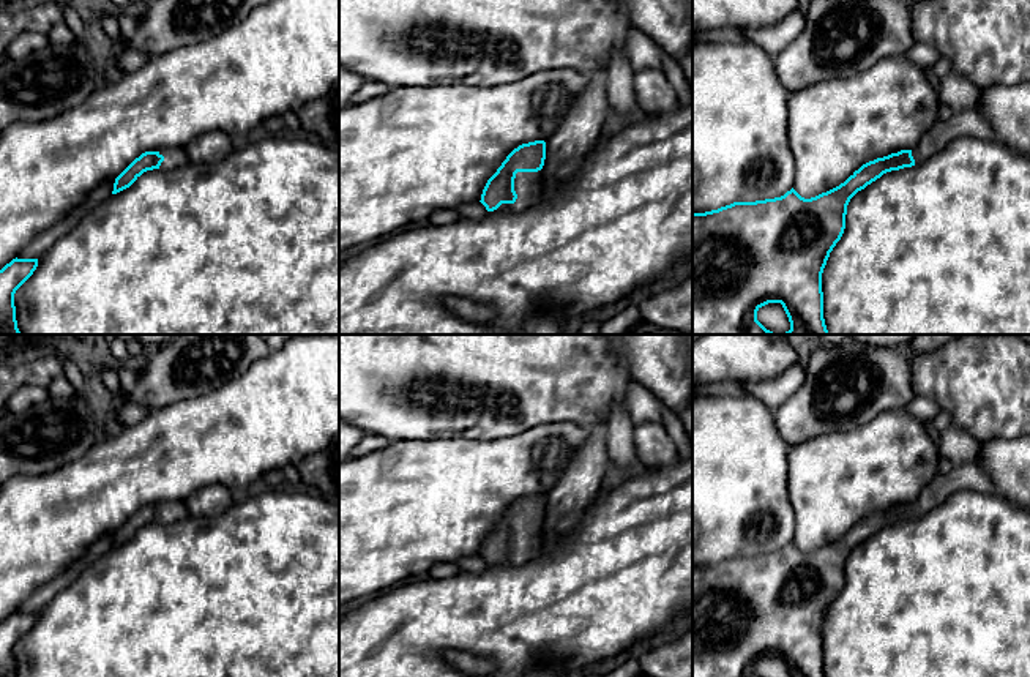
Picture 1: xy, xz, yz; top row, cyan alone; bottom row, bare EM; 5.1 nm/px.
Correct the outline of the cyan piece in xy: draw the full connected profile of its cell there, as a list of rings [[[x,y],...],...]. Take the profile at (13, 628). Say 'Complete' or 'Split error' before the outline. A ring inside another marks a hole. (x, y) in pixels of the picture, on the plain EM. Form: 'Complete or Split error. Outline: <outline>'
Complete. Outline: [[[13,612],[0,623],[0,677],[17,677],[14,647],[33,628],[38,612]]]

